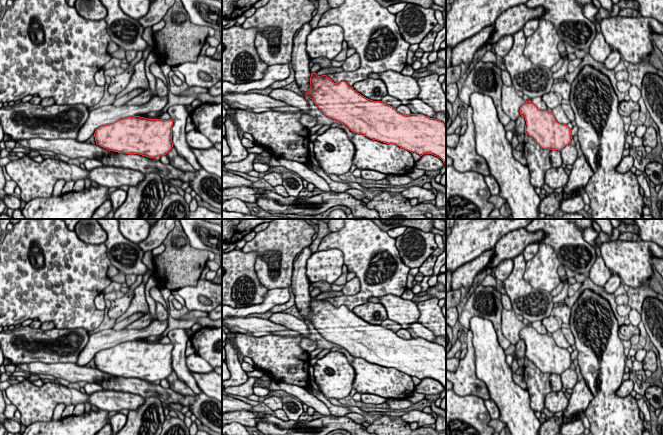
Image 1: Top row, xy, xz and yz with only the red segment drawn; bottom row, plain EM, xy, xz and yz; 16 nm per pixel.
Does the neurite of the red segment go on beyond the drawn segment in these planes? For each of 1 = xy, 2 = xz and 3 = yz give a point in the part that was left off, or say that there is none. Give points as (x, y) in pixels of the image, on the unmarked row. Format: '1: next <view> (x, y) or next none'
1: next none
2: next none
3: next none

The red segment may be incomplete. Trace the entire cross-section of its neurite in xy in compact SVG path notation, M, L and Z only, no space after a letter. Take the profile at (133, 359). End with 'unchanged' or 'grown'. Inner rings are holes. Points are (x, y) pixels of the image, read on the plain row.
M133 340L96 353L96 368L108 374L149 382L166 379L173 371L173 345Z | unchanged

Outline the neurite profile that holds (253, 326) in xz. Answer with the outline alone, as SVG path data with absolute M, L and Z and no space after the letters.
M225 317L222 318L222 326L225 326L230 332L235 331L255 337L274 334L306 338L298 331L291 330L281 324L276 324L269 319L261 319L257 317Z

